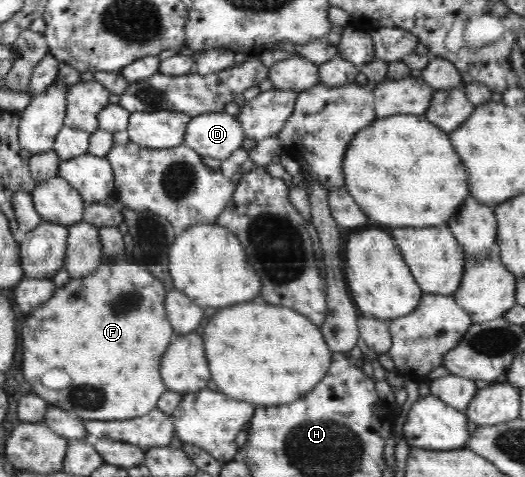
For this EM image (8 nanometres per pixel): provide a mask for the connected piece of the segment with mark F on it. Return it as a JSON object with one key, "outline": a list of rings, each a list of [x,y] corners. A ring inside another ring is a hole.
{"outline":[[[106,257],[103,263],[87,277],[70,278],[65,285],[57,289],[49,301],[35,309],[35,315],[27,317],[27,321],[21,327],[21,347],[23,347],[23,363],[25,363],[23,375],[25,375],[25,381],[33,388],[32,392],[43,397],[53,407],[61,407],[61,409],[73,413],[75,417],[91,419],[91,421],[99,421],[99,419],[102,421],[113,421],[113,419],[131,420],[146,416],[147,413],[157,408],[159,398],[168,391],[162,378],[159,377],[163,354],[167,352],[169,344],[172,342],[171,339],[176,336],[165,311],[167,290],[163,282],[153,276],[143,264],[135,261],[131,263],[125,263],[125,261],[114,263],[115,260],[115,257]]]}

